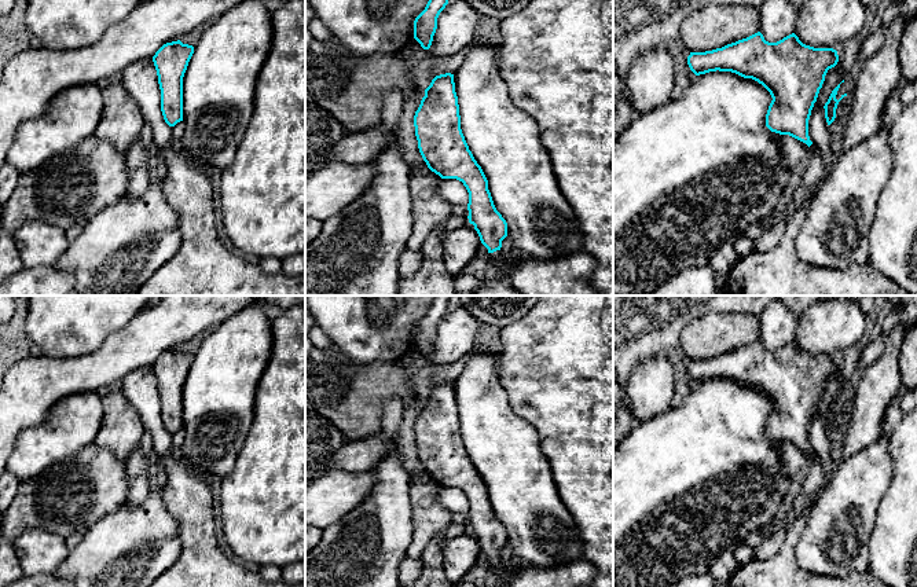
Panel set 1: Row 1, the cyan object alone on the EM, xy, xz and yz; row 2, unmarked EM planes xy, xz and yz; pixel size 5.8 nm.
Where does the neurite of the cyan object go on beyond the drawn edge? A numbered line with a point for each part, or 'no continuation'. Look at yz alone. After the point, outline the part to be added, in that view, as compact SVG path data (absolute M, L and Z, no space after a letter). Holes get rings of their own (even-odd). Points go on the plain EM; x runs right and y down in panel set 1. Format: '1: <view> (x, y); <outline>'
no continuation

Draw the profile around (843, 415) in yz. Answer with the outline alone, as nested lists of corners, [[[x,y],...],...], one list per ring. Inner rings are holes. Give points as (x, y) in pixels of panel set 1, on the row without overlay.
[[[850,400],[839,410],[837,417],[836,417],[836,426],[835,429],[839,433],[844,433],[848,429],[850,423],[850,415],[851,415],[851,404]]]

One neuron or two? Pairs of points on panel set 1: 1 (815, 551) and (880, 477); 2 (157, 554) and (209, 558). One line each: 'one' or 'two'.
1: one
2: two

